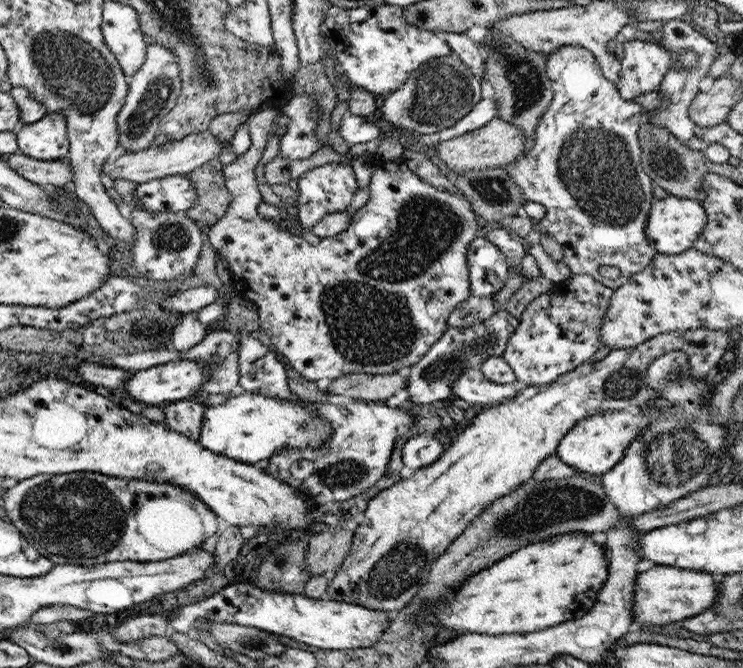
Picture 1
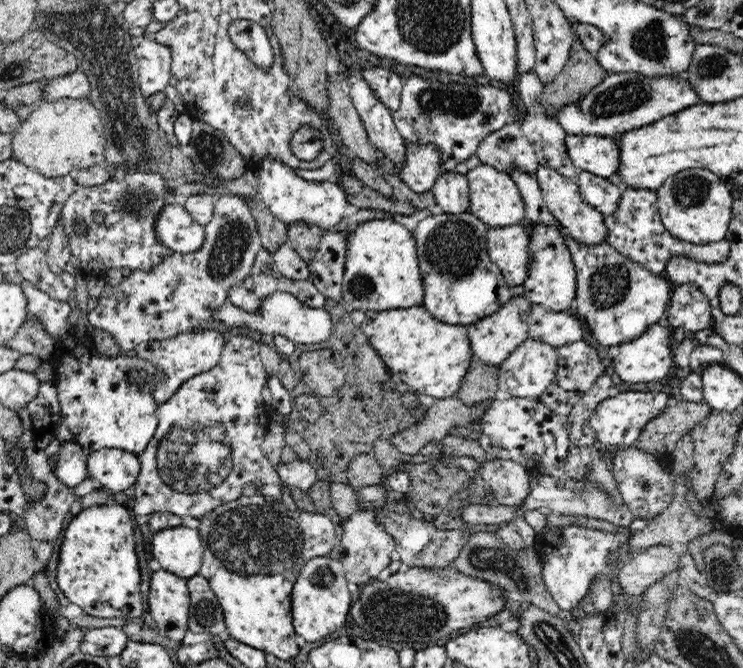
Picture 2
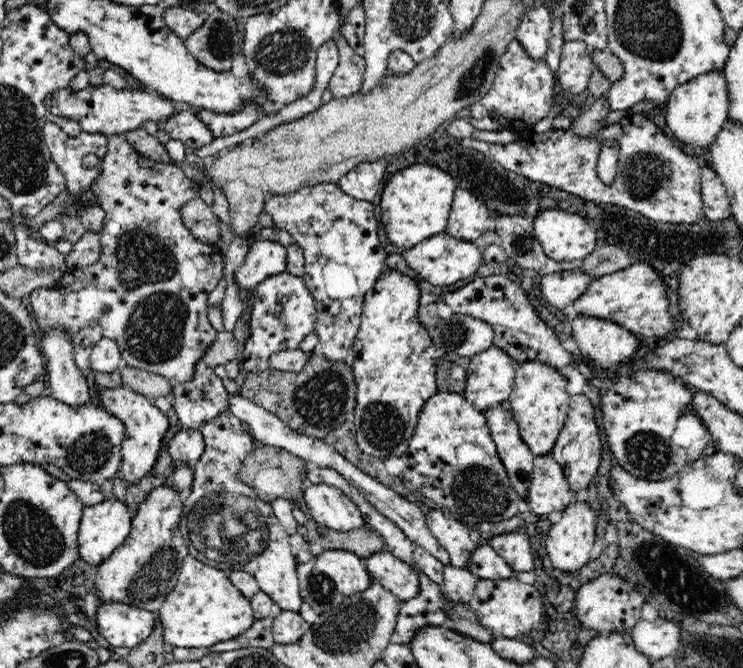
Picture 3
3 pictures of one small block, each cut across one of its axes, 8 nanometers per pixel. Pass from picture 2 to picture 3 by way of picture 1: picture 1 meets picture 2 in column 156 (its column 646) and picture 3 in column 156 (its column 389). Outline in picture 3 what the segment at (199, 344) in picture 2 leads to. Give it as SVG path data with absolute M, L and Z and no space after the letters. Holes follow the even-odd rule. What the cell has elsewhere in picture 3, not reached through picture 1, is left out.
M174 485L155 486L138 505L131 532L122 545L100 565L94 584L100 602L122 602L144 611L158 612L178 583L184 560L190 556L180 534L183 497Z

